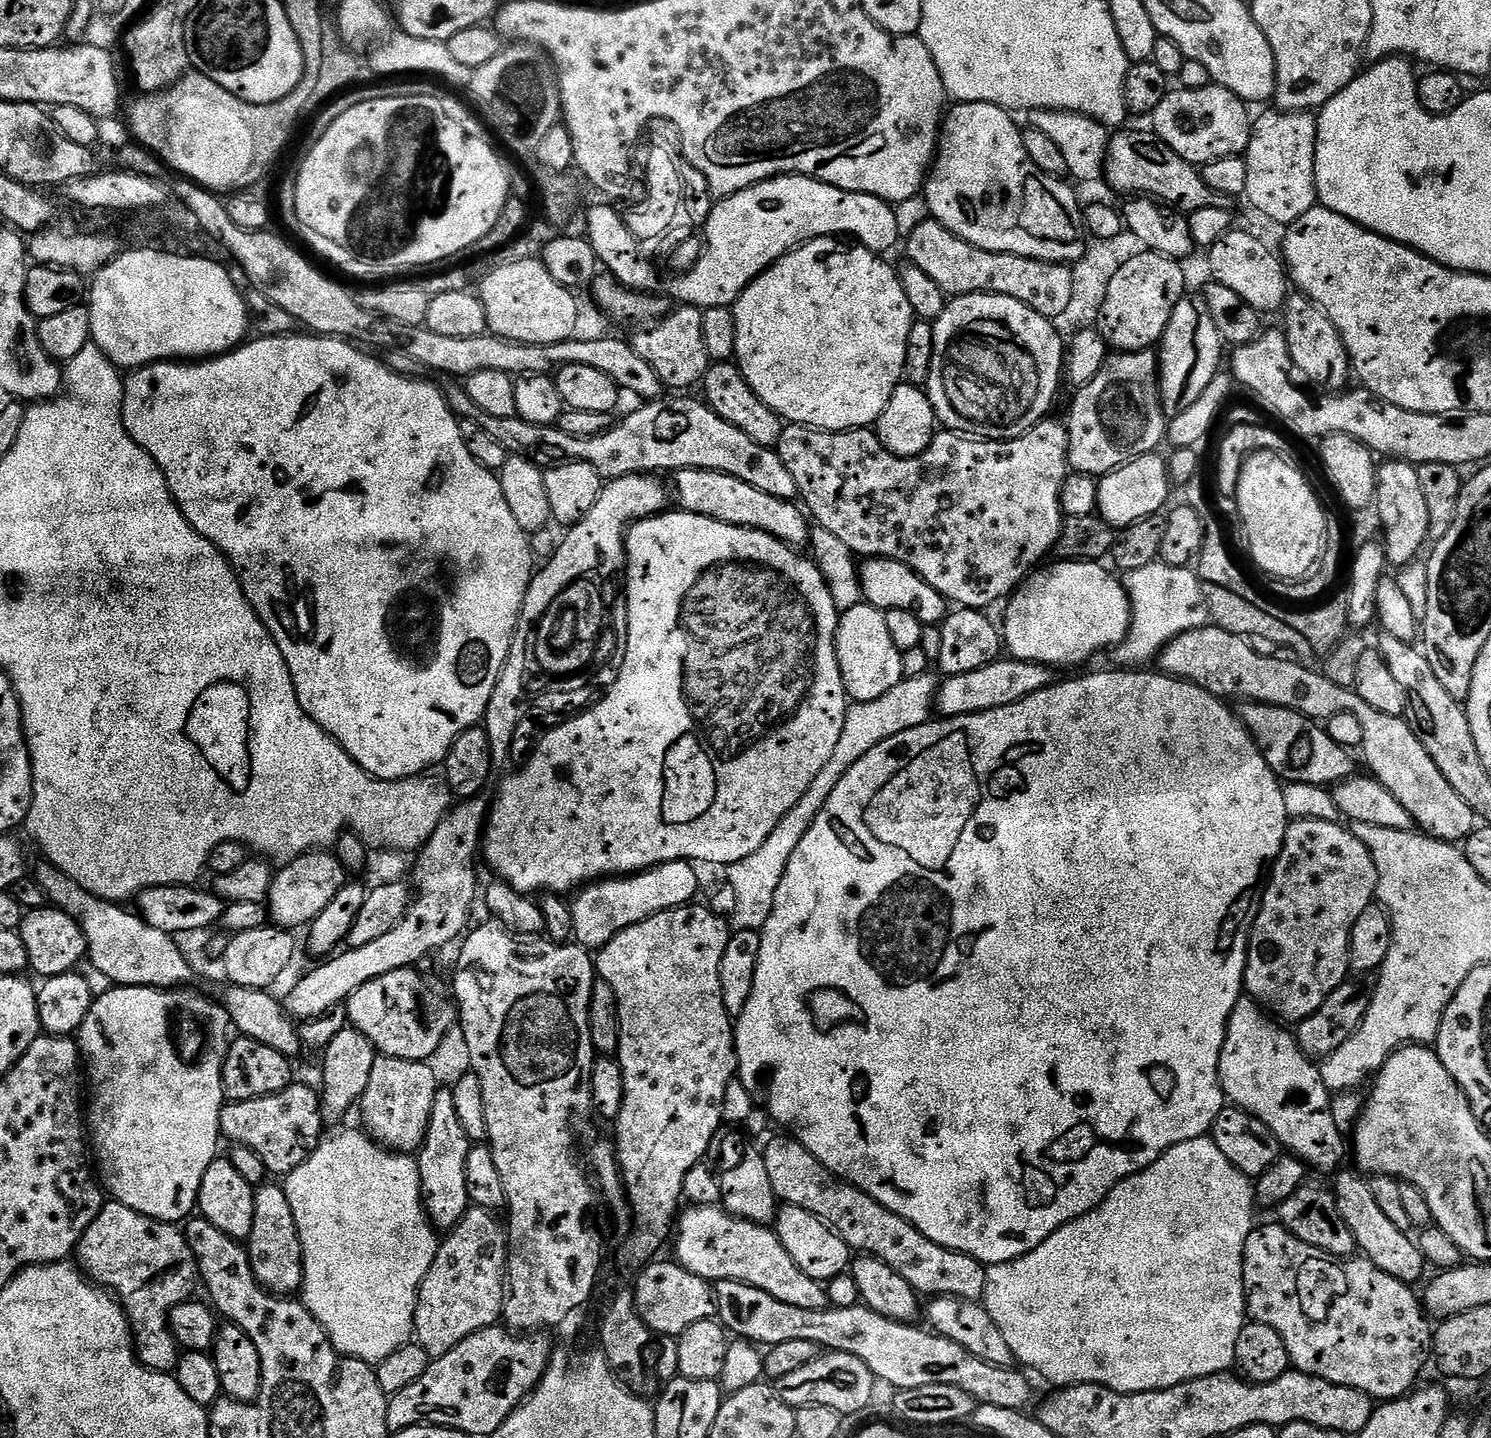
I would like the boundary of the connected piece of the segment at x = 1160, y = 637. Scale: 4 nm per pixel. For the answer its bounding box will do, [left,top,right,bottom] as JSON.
[1114,562,1209,670]

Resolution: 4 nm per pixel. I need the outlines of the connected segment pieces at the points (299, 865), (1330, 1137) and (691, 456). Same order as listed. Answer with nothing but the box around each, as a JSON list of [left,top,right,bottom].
[[266,850,346,930],[1220,998,1344,1173],[447,386,798,501]]

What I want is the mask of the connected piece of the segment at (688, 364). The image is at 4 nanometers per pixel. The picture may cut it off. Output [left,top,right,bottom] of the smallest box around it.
[631,306,710,390]

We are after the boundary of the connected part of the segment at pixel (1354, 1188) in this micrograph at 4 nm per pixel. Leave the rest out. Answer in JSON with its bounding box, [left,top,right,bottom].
[1334,1171,1426,1286]

